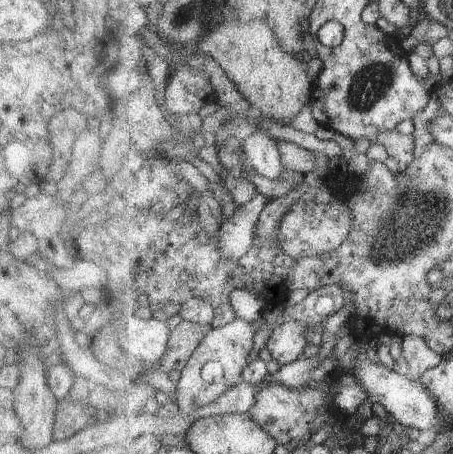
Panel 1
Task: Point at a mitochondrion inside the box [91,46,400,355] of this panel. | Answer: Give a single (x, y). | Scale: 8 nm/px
(372, 81)

